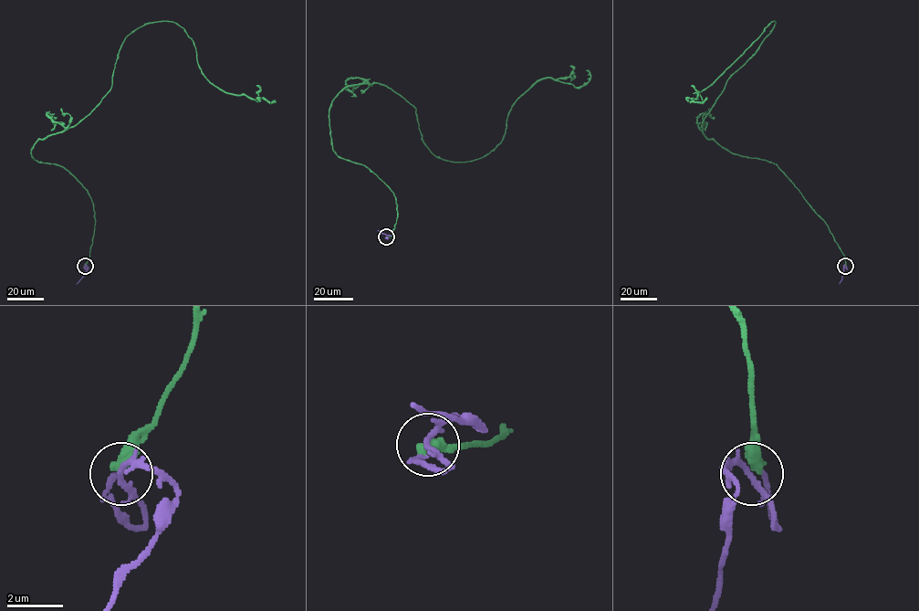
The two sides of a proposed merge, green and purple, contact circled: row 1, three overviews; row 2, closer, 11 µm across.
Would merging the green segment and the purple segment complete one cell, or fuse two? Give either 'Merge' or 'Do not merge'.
Merge

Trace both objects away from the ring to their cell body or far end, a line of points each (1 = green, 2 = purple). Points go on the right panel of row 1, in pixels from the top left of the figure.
1: (845, 266), (775, 163), (702, 132), (776, 22), (690, 103)
2: (845, 266), (839, 283)

